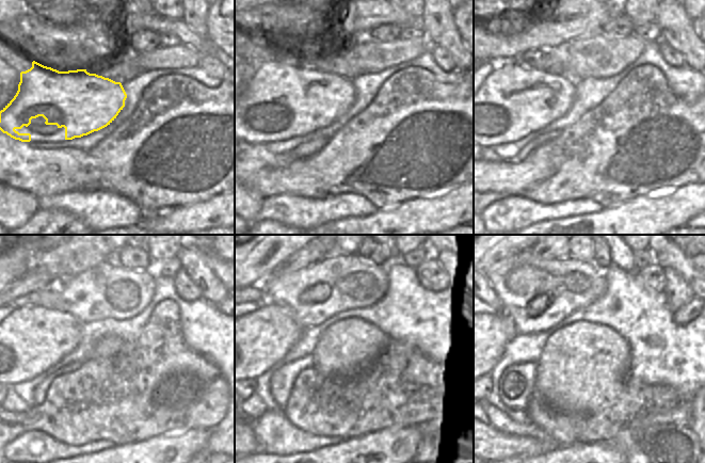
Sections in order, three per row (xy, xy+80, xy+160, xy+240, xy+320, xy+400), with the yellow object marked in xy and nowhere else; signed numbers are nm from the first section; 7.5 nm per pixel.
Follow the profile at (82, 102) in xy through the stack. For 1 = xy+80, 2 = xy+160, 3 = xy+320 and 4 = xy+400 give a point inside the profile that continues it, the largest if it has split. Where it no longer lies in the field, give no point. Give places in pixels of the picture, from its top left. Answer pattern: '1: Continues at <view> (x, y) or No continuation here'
1: Continues at xy+80 (308, 98)
2: Continues at xy+160 (512, 96)
3: Continues at xy+320 (257, 341)
4: Continues at xy+400 (495, 332).

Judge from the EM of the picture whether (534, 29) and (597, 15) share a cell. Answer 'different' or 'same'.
same

